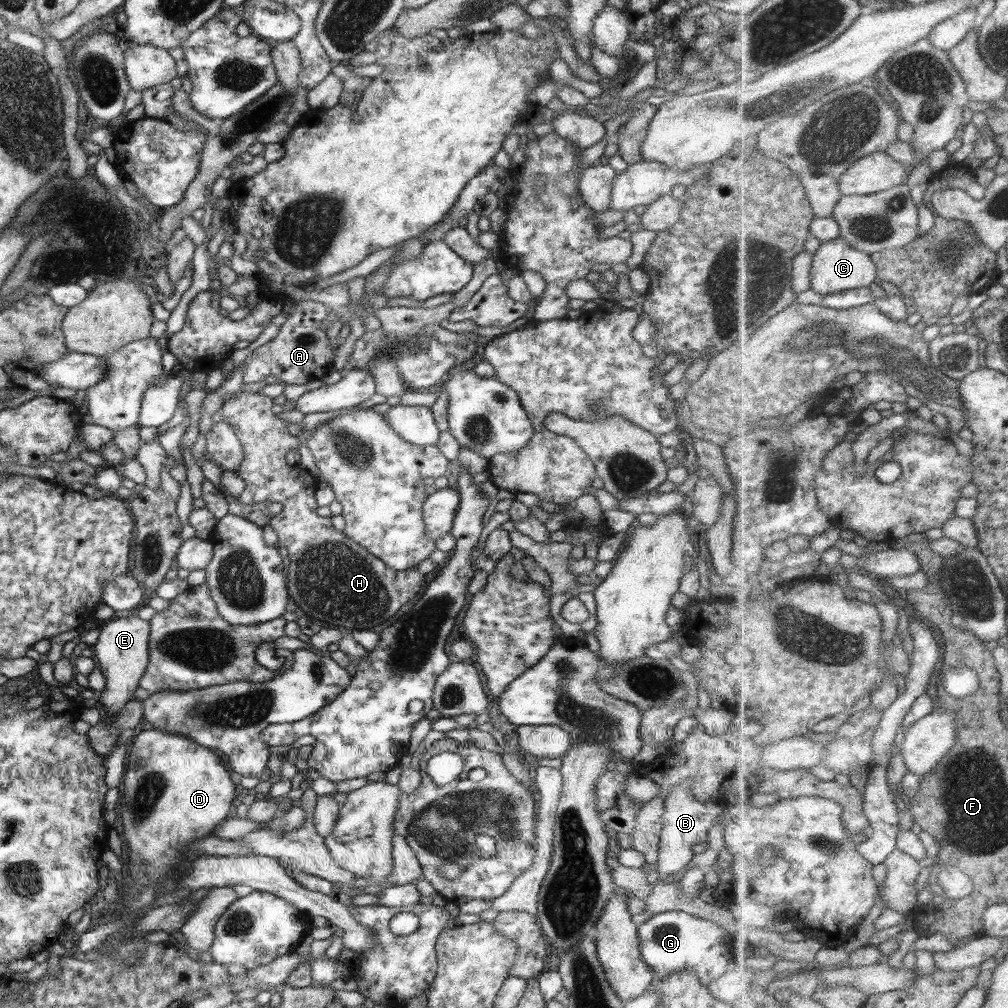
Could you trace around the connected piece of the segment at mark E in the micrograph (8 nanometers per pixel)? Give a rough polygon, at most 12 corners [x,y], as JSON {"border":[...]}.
{"border":[[110,618],[90,647],[105,678],[99,729],[134,699],[149,622]]}

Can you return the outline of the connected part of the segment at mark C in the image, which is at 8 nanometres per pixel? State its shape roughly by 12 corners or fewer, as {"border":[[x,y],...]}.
{"border":[[840,236],[815,253],[812,289],[823,296],[872,286],[873,255]]}

